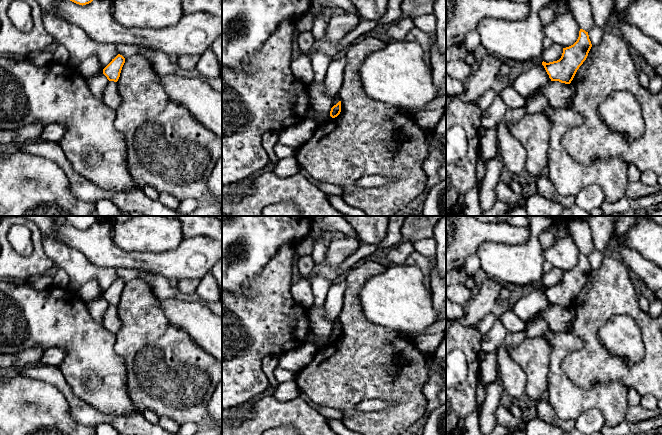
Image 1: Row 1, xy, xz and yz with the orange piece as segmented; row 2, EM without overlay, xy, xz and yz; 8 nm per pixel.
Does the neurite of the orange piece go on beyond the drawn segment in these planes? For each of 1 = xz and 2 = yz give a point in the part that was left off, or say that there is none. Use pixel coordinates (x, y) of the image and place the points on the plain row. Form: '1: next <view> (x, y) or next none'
1: next none
2: next none

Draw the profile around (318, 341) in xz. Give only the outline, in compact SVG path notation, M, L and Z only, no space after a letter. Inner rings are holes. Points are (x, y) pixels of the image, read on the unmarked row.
M315 335L313 344L316 346L318 350L320 350L320 349L330 347L332 343L333 342L330 340L330 338L328 341L324 341L319 335Z

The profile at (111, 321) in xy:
M108 306L104 313L101 325L113 334L116 334L120 330L122 323L118 315L117 306Z

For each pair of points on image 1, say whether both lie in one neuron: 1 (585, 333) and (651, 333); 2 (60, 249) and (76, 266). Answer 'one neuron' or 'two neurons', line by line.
1: one neuron
2: one neuron

